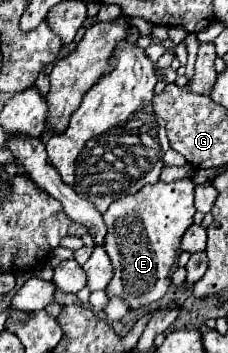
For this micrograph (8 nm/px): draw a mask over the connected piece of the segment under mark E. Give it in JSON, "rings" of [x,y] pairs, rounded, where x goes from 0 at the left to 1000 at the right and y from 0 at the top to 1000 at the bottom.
{"rings":[[[838,507],[768,518],[697,513],[478,581],[452,603],[469,637],[452,700],[496,745],[496,790],[461,813],[469,841],[539,847],[566,875],[662,870],[689,847],[715,847],[750,807],[741,790],[776,762],[803,660],[846,632],[846,535]]]}

